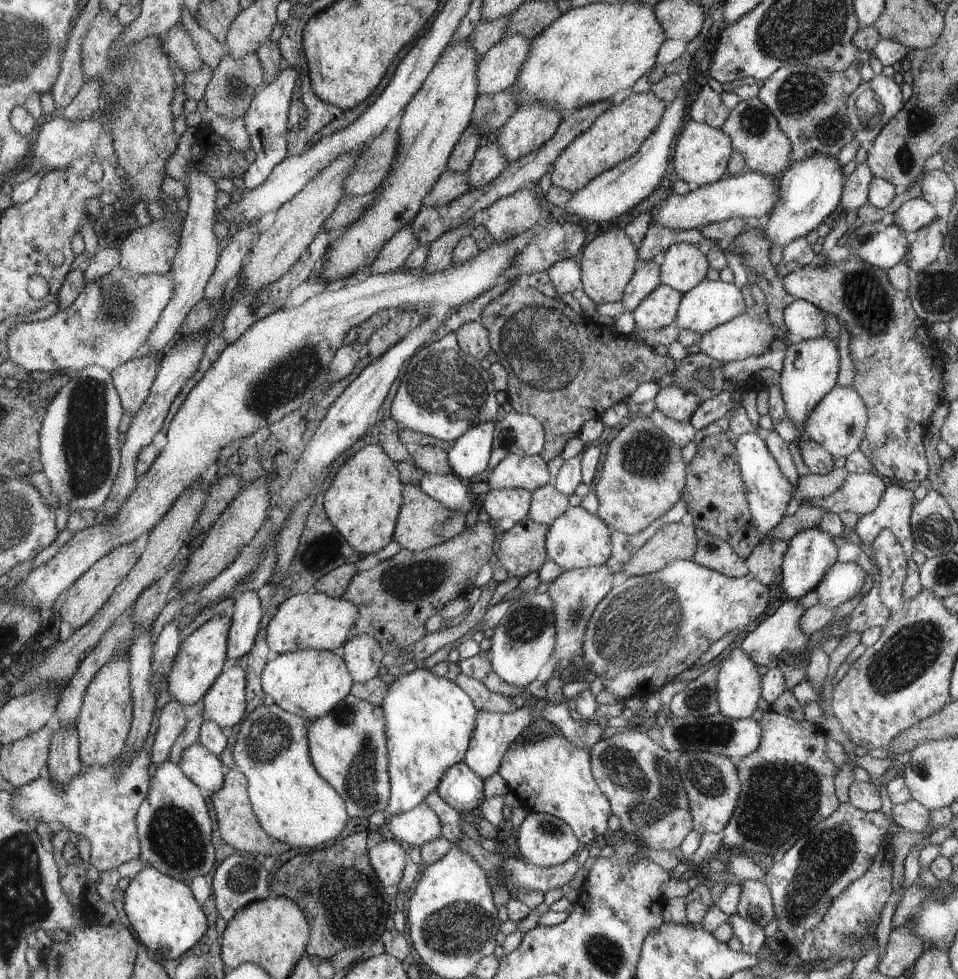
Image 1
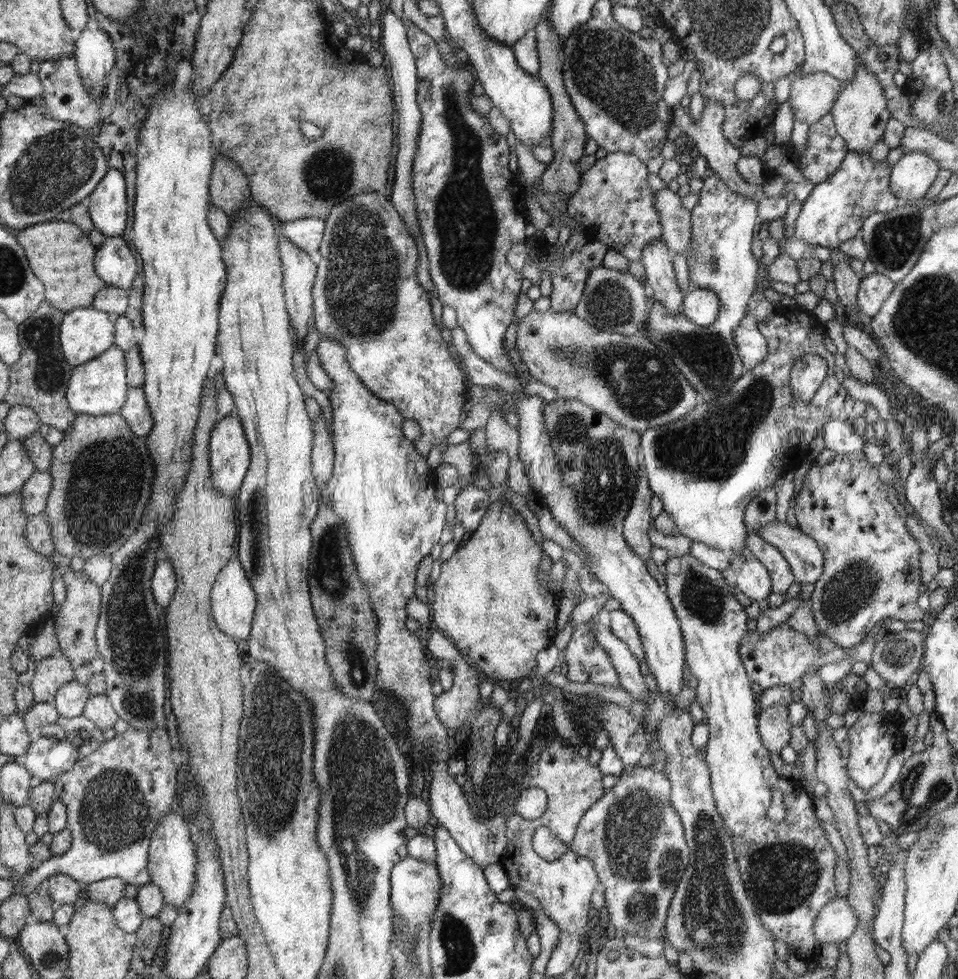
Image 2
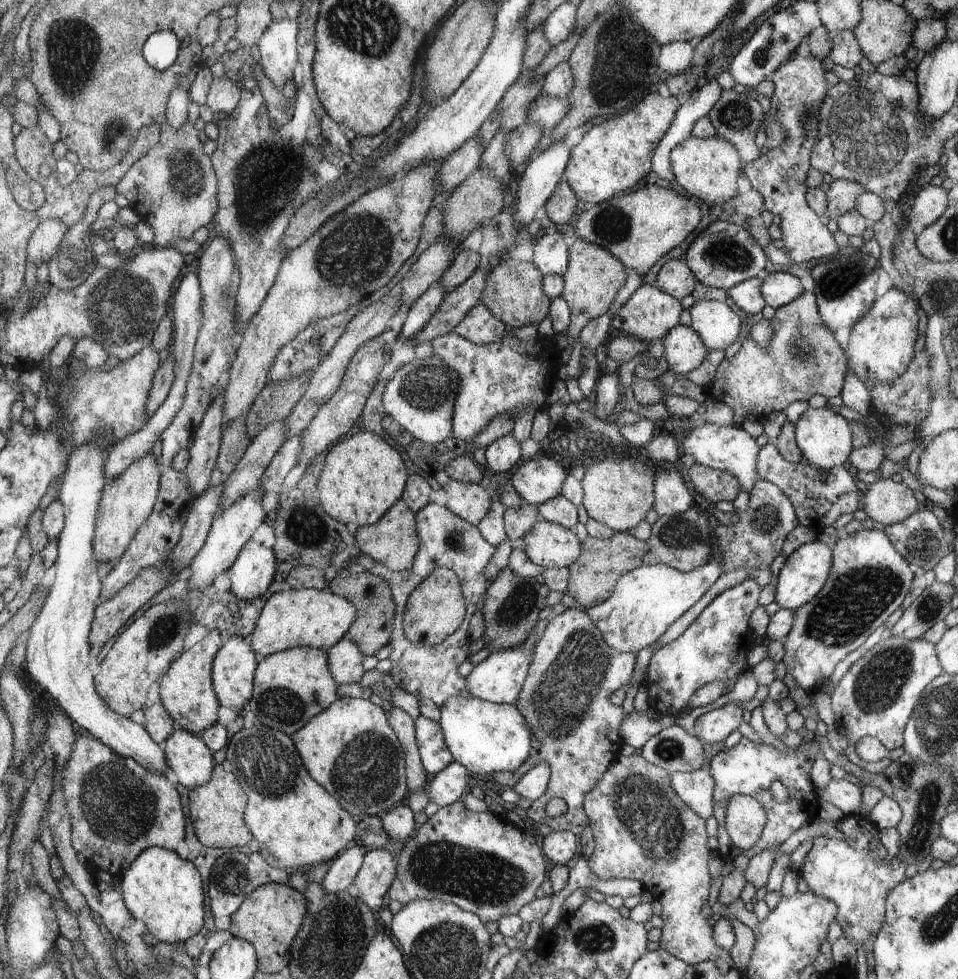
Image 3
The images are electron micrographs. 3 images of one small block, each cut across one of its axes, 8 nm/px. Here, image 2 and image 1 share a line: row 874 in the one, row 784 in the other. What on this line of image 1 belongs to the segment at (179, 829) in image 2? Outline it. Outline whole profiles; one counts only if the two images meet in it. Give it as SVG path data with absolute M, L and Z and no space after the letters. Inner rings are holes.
M166 760L157 767L151 778L150 792L138 810L135 823L138 825L139 839L142 841L139 859L145 866L157 868L161 873L184 881L186 884L192 879L209 875L212 872L216 862L214 862L214 845L210 836L214 836L215 830L212 828L210 810L198 785L176 763Z

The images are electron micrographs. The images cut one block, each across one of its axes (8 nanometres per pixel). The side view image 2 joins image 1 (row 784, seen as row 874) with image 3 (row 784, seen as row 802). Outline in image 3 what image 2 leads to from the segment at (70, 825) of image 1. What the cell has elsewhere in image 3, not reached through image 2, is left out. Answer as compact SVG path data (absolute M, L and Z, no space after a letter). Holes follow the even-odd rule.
M78 736L72 744L72 753L60 772L60 778L66 808L70 812L75 851L94 871L104 870L112 877L120 878L147 848L162 847L175 852L176 846L184 838L186 820L176 788L168 780L162 780L161 774L150 772L132 757L120 756L95 737Z

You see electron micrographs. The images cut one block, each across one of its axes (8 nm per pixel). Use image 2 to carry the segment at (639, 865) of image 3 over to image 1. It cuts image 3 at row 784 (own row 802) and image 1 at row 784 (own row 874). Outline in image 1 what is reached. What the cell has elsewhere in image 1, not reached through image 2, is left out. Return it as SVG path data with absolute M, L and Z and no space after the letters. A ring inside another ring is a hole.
M641 729L600 739L590 752L594 776L601 791L611 800L613 814L621 820L621 833L630 834L646 849L678 850L690 834L693 822L674 754Z

